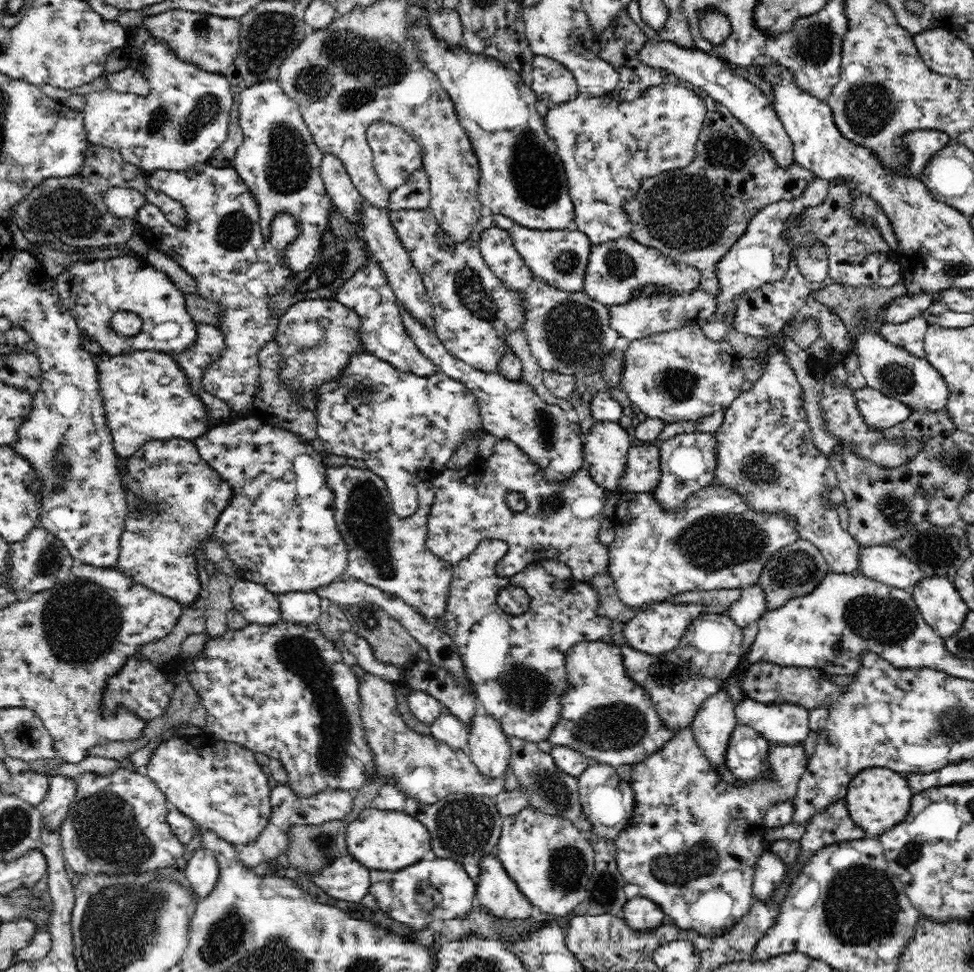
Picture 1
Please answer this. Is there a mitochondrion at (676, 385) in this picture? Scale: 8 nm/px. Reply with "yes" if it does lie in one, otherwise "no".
yes

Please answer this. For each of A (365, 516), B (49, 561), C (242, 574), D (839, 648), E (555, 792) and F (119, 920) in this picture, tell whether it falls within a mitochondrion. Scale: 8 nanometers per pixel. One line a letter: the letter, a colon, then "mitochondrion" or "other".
A: mitochondrion
B: mitochondrion
C: other
D: mitochondrion
E: mitochondrion
F: mitochondrion

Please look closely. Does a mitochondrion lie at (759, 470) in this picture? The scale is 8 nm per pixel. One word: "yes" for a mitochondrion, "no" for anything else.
yes

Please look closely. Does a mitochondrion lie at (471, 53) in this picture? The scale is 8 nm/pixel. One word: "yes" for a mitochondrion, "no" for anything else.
no

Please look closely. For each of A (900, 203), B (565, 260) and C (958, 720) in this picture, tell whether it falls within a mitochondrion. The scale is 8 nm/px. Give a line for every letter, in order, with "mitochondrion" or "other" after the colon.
A: other
B: mitochondrion
C: mitochondrion

